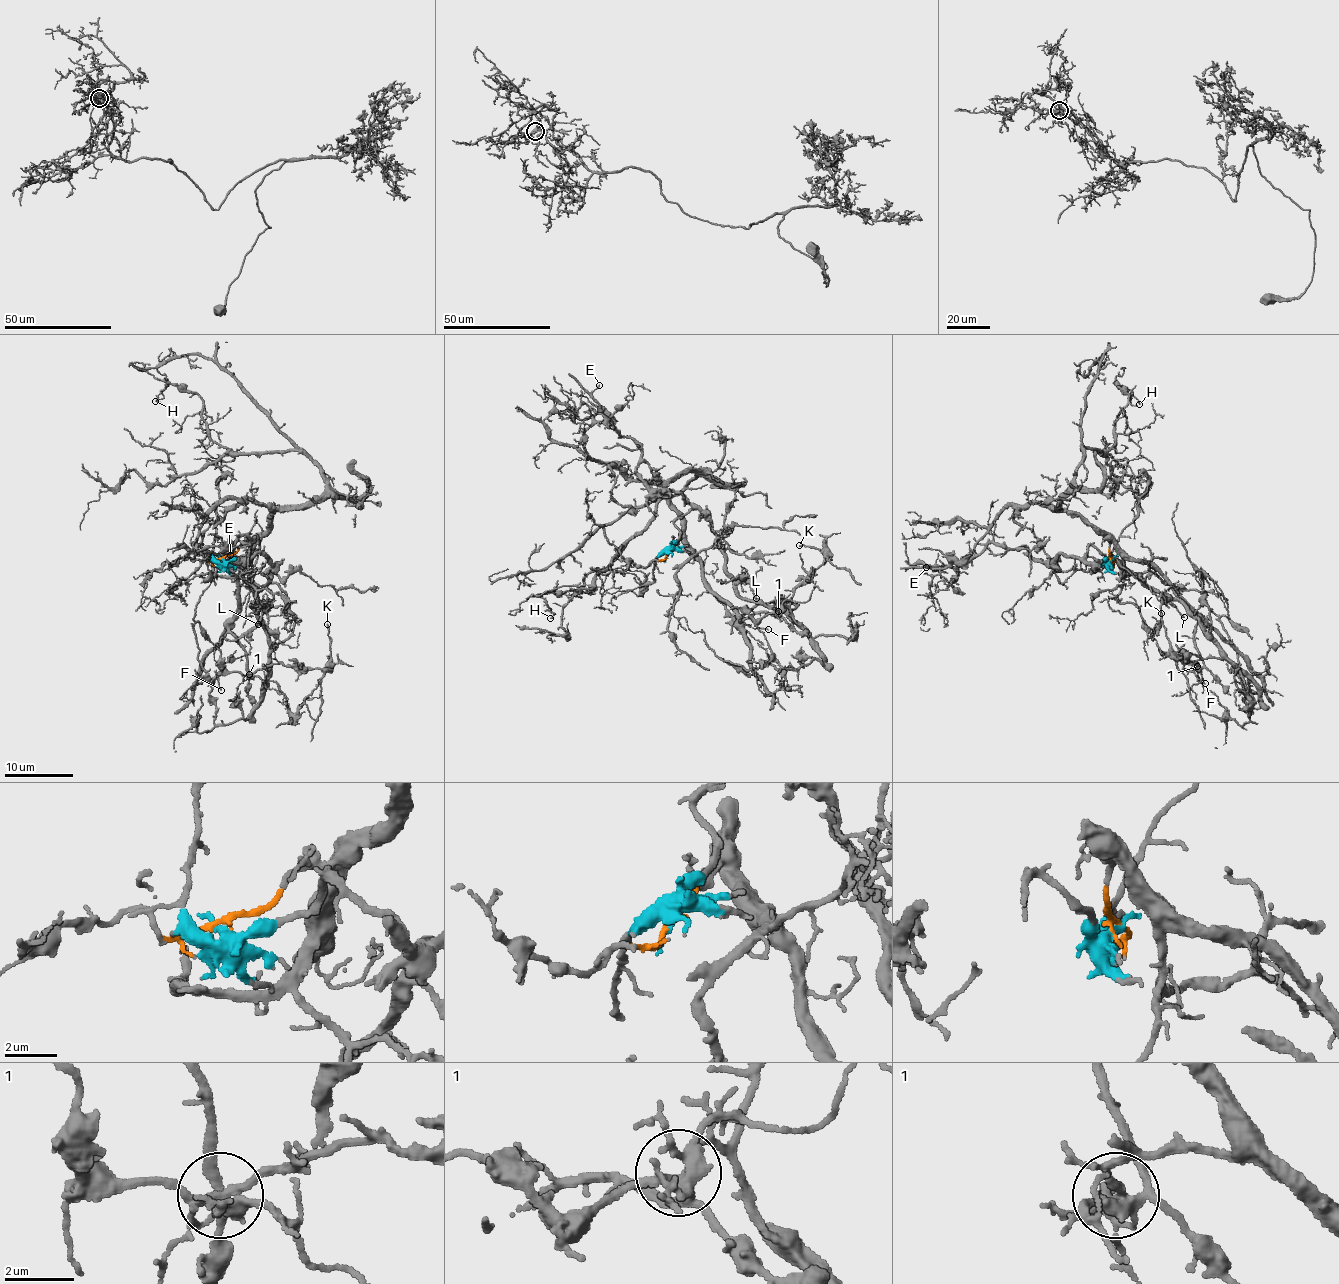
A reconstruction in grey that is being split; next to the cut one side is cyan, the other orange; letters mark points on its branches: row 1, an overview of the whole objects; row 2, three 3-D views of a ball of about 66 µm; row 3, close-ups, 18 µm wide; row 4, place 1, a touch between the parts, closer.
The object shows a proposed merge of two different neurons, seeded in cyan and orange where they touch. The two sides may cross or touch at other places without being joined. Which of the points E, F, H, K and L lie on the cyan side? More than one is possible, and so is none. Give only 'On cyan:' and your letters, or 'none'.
On cyan: E, F, K, L

